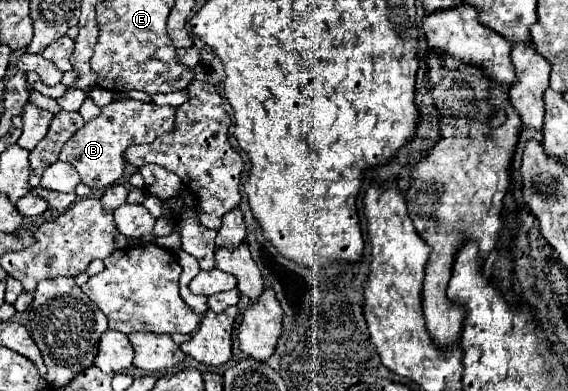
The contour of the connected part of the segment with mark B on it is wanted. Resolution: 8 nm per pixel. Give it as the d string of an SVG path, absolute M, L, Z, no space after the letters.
M113 101L103 107L103 115L85 123L81 131L77 131L61 149L61 161L71 163L81 181L91 189L105 189L121 179L125 169L125 149L137 143L153 143L157 137L173 131L175 127L175 109L159 107L155 103L143 101Z

